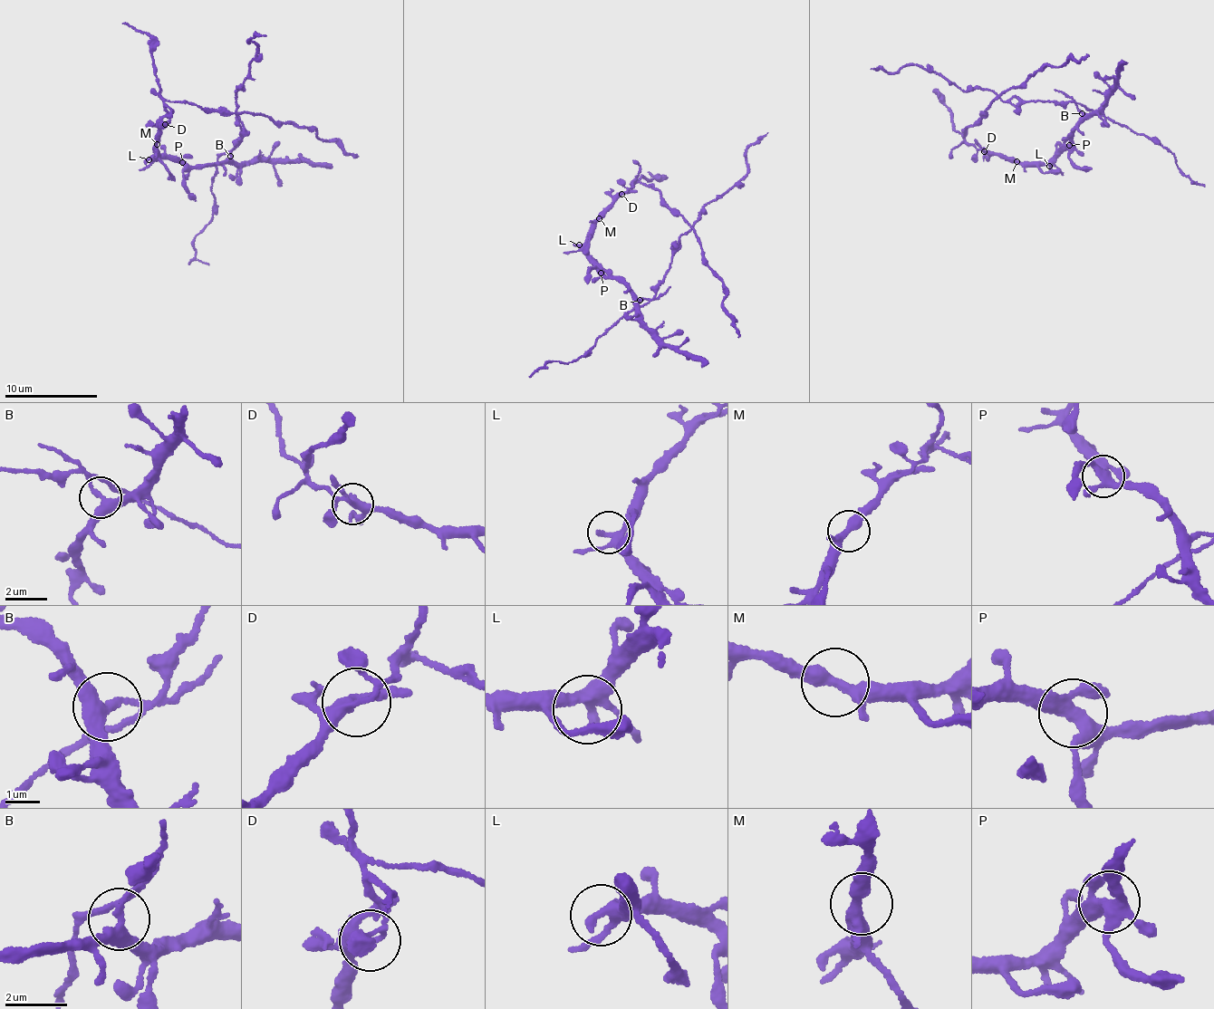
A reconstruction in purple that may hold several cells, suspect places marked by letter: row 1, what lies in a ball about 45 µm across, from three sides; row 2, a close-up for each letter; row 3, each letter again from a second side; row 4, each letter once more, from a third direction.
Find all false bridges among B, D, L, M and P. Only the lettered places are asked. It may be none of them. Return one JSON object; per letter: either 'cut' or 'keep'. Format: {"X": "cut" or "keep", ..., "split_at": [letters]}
{"B": "cut", "D": "cut", "L": "keep", "M": "keep", "P": "keep", "split_at": ["B", "D"]}

